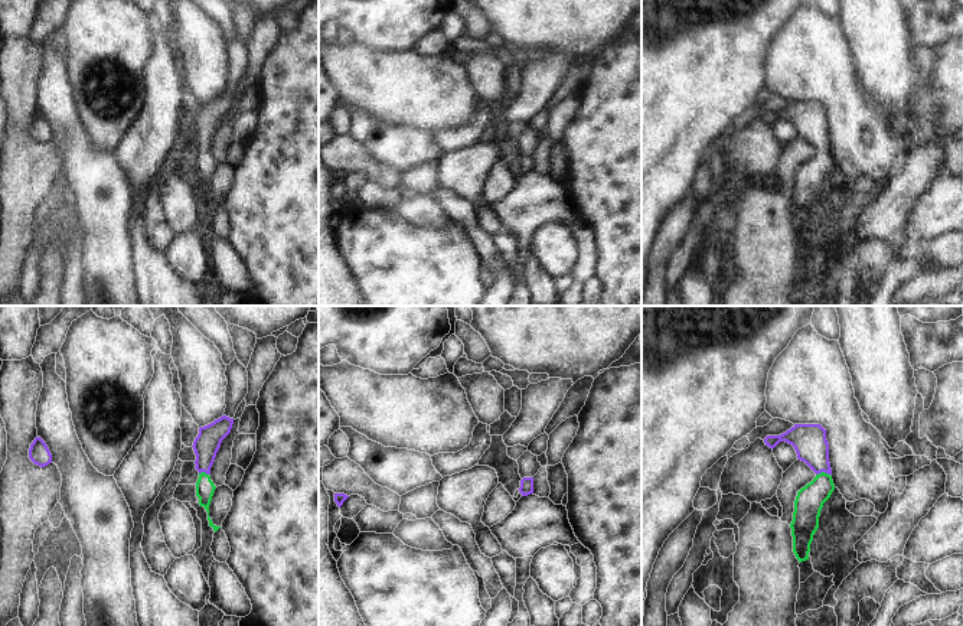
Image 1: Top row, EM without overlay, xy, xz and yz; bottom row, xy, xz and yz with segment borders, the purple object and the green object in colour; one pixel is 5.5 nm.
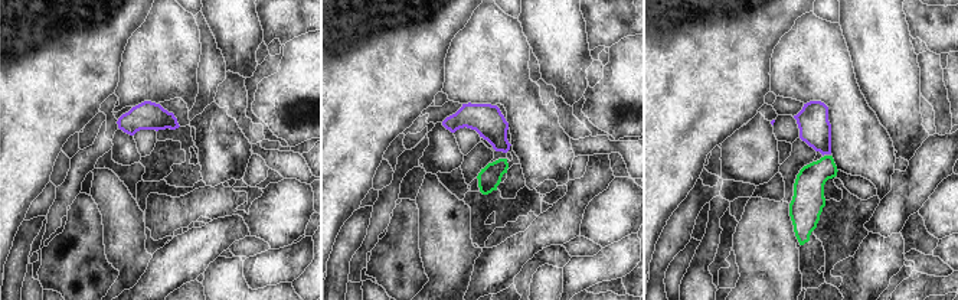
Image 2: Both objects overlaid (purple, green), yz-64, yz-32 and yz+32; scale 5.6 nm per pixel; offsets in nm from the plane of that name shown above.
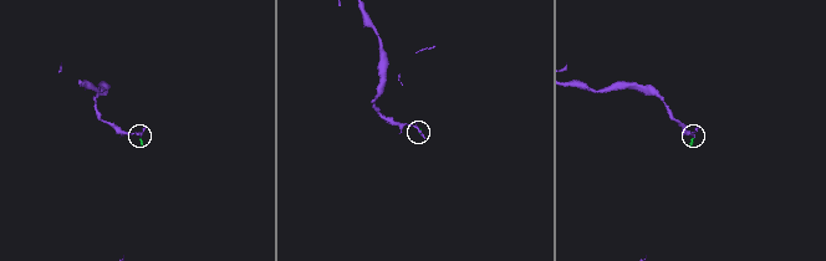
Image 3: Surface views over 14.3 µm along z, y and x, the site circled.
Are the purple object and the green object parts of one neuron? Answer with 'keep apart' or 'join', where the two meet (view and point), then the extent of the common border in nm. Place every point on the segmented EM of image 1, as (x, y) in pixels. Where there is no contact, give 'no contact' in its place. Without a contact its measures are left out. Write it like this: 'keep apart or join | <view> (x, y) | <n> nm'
join | yz (822, 470) | 80 nm

